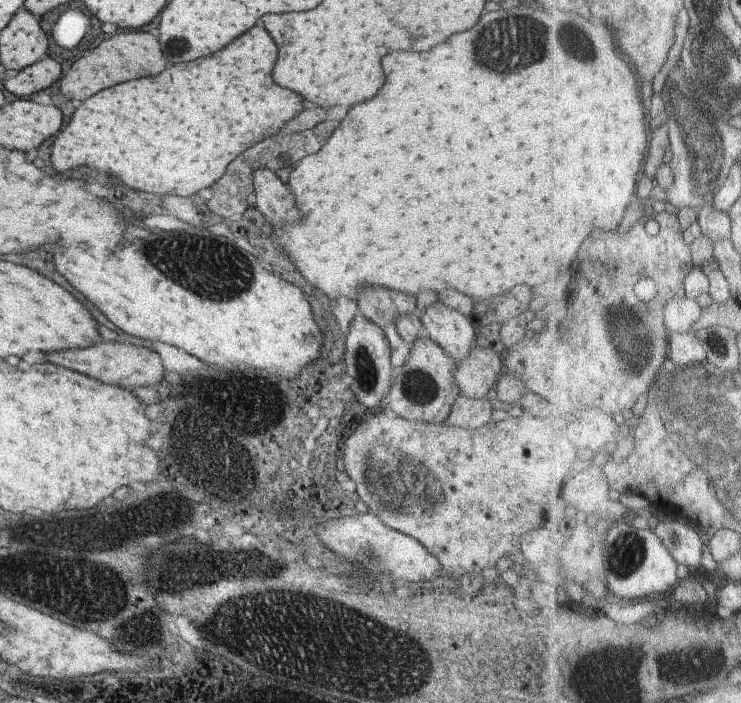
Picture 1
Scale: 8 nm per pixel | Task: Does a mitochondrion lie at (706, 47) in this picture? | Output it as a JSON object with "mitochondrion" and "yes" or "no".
{"mitochondrion":"yes"}

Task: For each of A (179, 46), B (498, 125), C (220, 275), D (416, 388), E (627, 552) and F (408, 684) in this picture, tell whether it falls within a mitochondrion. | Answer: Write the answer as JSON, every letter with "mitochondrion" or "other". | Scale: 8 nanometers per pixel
{"A":"mitochondrion","B":"other","C":"mitochondrion","D":"mitochondrion","E":"mitochondrion","F":"mitochondrion"}

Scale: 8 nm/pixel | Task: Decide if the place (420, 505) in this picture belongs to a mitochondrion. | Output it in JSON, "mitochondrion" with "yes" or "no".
{"mitochondrion":"yes"}

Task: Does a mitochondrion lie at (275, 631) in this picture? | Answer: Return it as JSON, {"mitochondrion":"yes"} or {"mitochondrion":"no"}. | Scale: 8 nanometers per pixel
{"mitochondrion":"yes"}

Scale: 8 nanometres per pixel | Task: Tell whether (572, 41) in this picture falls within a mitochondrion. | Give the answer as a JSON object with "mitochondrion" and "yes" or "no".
{"mitochondrion":"yes"}

